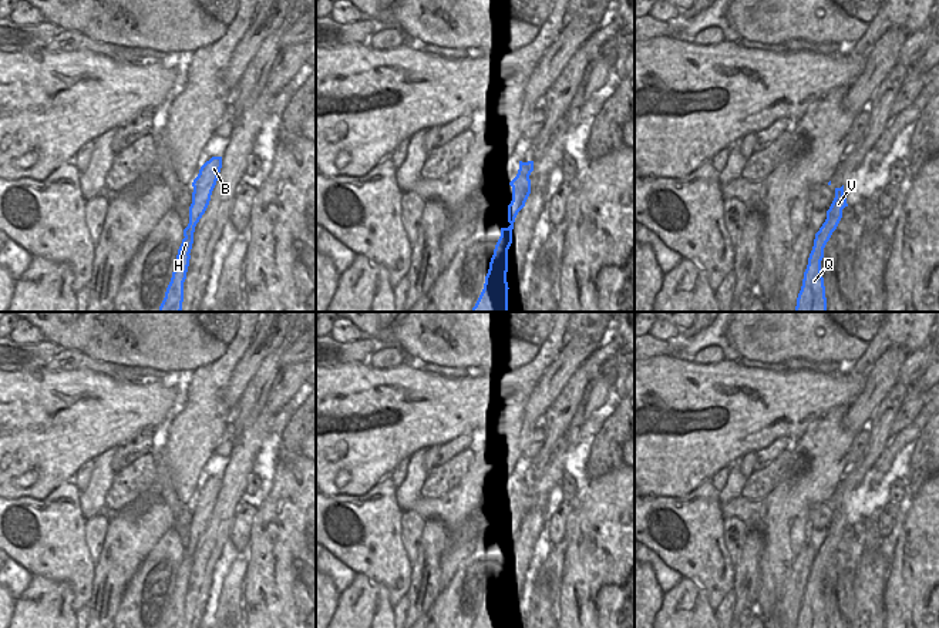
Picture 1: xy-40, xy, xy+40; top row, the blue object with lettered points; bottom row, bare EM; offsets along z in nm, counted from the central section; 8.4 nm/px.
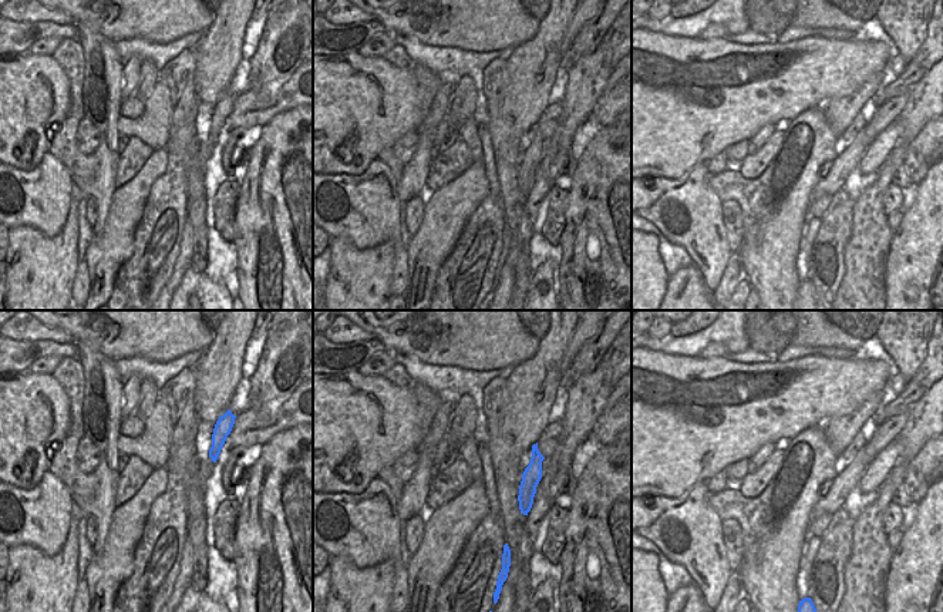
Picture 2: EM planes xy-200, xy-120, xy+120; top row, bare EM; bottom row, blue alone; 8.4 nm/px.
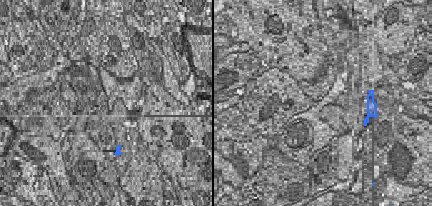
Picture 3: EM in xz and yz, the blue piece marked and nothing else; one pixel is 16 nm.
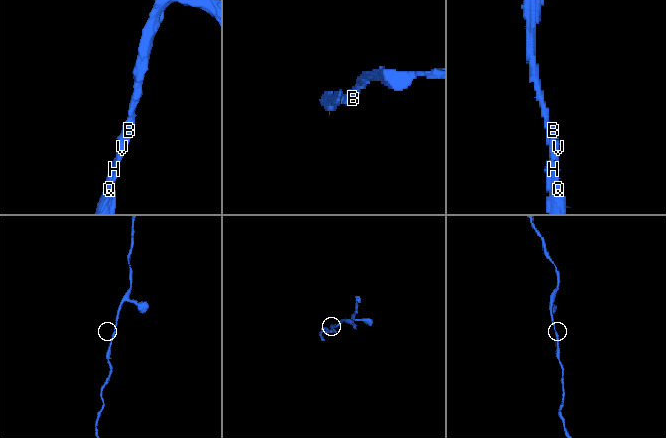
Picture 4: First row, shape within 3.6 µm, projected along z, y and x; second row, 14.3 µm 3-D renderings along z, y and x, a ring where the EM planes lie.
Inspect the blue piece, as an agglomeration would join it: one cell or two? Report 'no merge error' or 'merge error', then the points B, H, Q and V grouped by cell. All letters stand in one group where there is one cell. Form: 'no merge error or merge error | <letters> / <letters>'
no merge error | B H Q V

